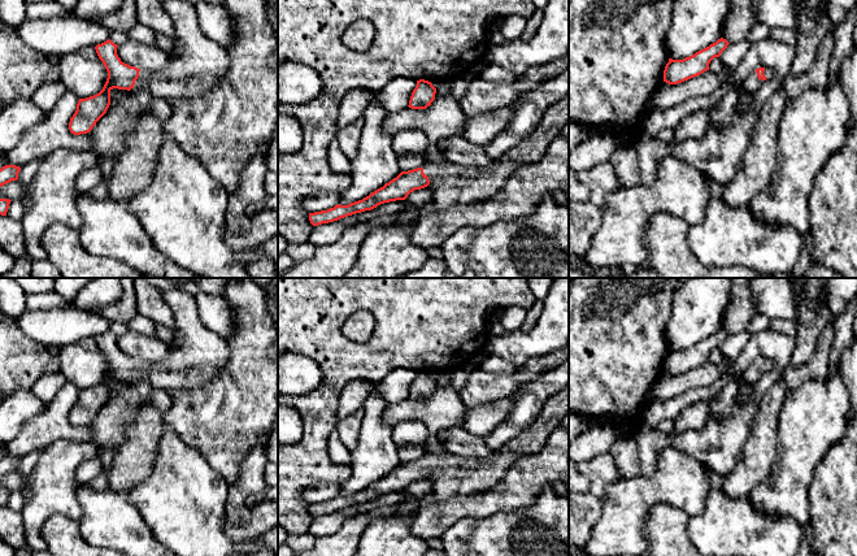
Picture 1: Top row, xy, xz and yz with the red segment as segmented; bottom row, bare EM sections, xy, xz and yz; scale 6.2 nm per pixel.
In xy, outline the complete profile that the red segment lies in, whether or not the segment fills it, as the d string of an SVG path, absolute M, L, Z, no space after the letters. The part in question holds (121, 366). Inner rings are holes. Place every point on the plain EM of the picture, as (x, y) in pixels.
M166 290L162 296L174 317L174 339L169 344L169 356L158 362L140 361L121 352L118 336L110 330L97 335L95 340L108 369L99 385L79 390L69 413L71 425L81 426L92 421L106 404L113 379L130 382L142 378L152 388L164 391L193 390L219 373L229 359L227 342L201 322L196 297L180 290Z

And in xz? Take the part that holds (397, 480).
M569 385L547 400L531 427L523 430L490 457L425 453L421 459L401 462L362 491L309 504L309 512L313 517L334 513L371 501L384 494L405 491L414 481L427 477L432 481L432 494L436 499L444 500L483 492L496 486L518 457L540 451L548 436L560 426L567 409Z

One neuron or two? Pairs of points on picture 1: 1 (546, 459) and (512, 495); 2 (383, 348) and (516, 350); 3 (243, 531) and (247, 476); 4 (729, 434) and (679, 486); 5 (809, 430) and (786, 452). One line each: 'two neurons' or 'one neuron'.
1: one neuron
2: two neurons
3: one neuron
4: two neurons
5: one neuron

